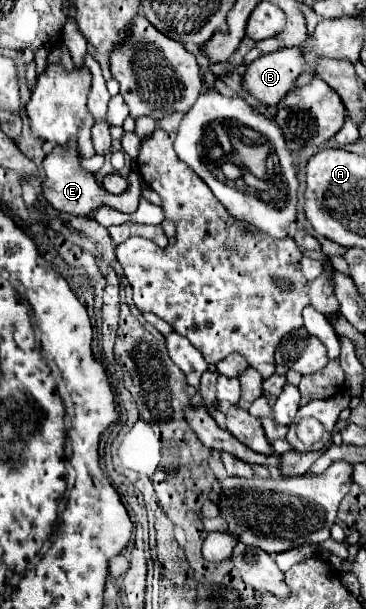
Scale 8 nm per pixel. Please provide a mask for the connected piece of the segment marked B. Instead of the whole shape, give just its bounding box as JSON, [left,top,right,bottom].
[242,46,304,106]

